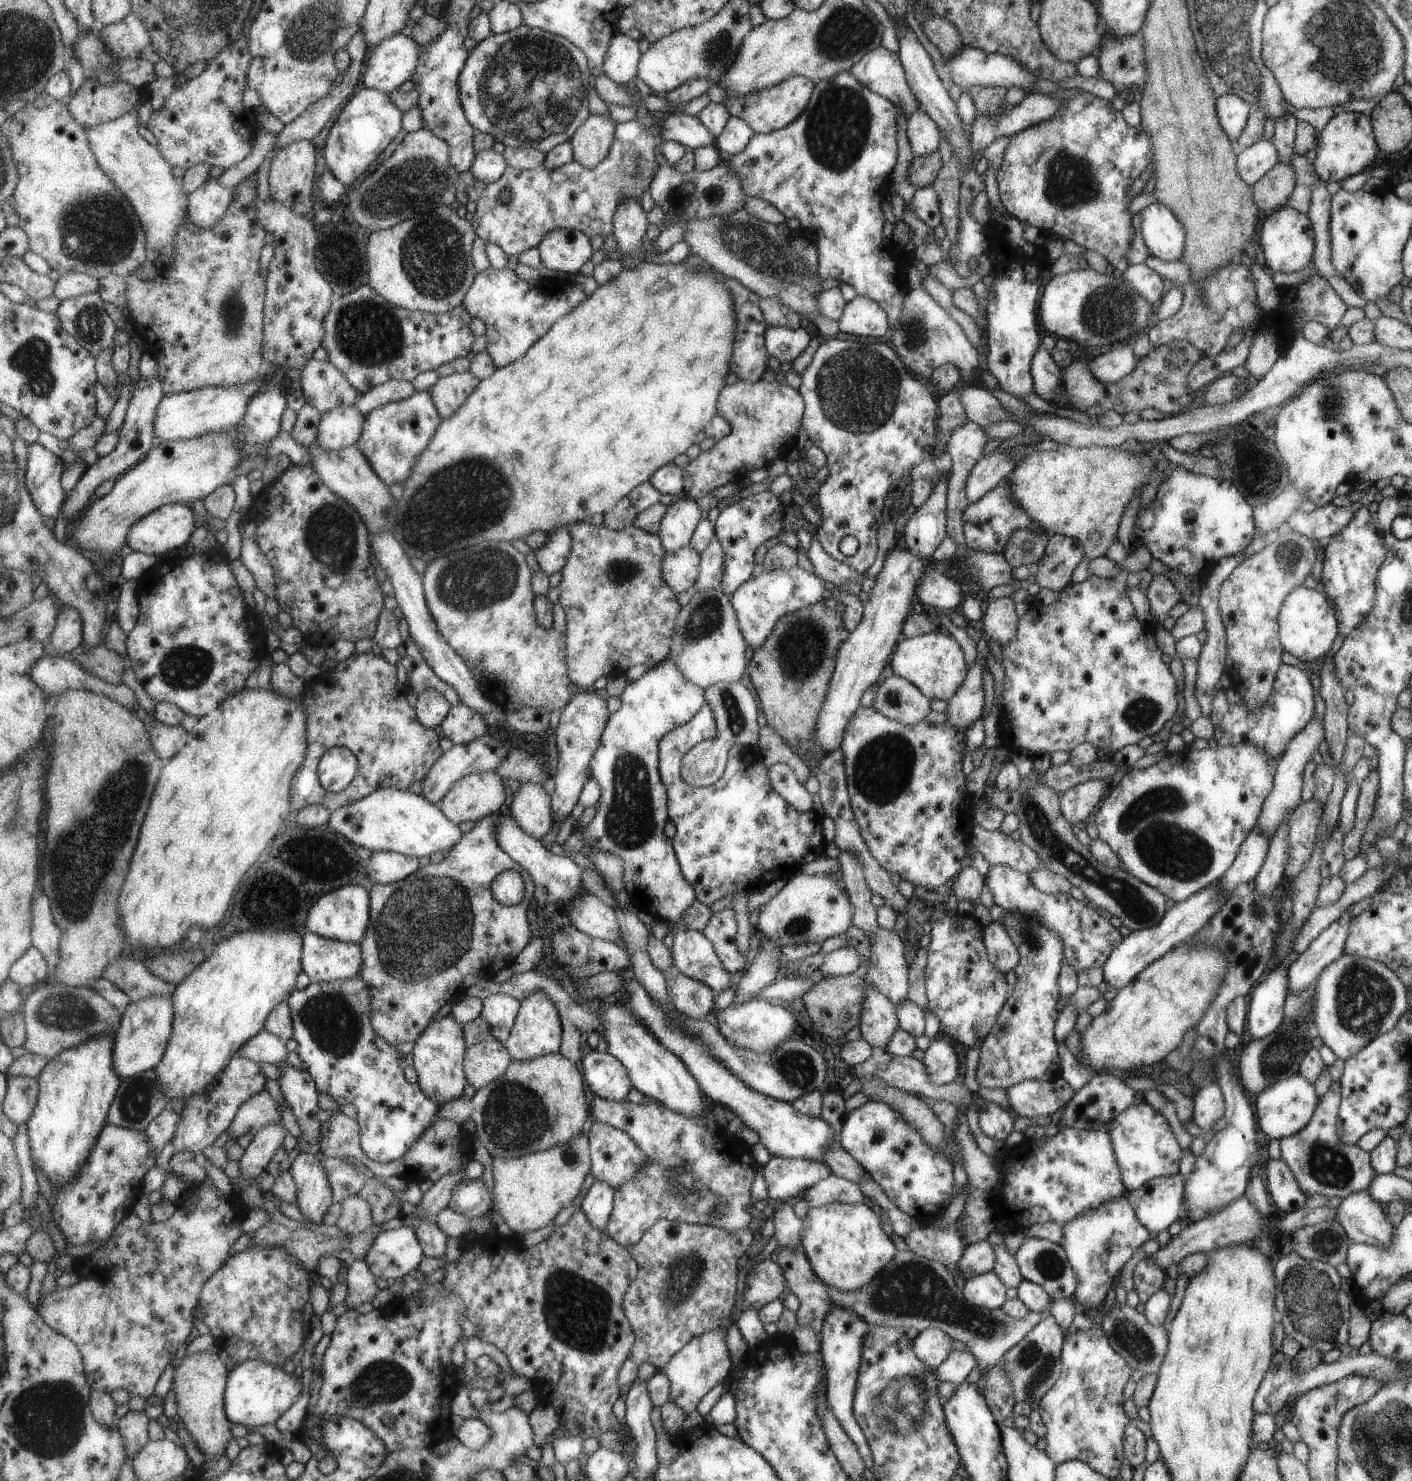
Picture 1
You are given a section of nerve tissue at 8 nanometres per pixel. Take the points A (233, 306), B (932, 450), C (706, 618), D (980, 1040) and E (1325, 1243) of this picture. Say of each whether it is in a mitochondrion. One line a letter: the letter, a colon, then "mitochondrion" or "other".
A: mitochondrion
B: other
C: mitochondrion
D: other
E: mitochondrion

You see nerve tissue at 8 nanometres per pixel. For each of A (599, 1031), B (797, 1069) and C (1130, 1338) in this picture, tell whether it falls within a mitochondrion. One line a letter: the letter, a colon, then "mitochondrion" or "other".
A: other
B: mitochondrion
C: mitochondrion

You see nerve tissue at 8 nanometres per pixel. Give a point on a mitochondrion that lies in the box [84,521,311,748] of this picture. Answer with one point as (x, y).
(185, 668)

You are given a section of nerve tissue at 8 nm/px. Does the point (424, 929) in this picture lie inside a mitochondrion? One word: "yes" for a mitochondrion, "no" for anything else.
yes

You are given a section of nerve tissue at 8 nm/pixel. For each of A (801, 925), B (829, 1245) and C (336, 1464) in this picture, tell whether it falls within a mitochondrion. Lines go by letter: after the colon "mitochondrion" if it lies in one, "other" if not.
A: mitochondrion
B: other
C: other

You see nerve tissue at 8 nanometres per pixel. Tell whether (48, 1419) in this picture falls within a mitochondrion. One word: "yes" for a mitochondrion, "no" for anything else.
yes

